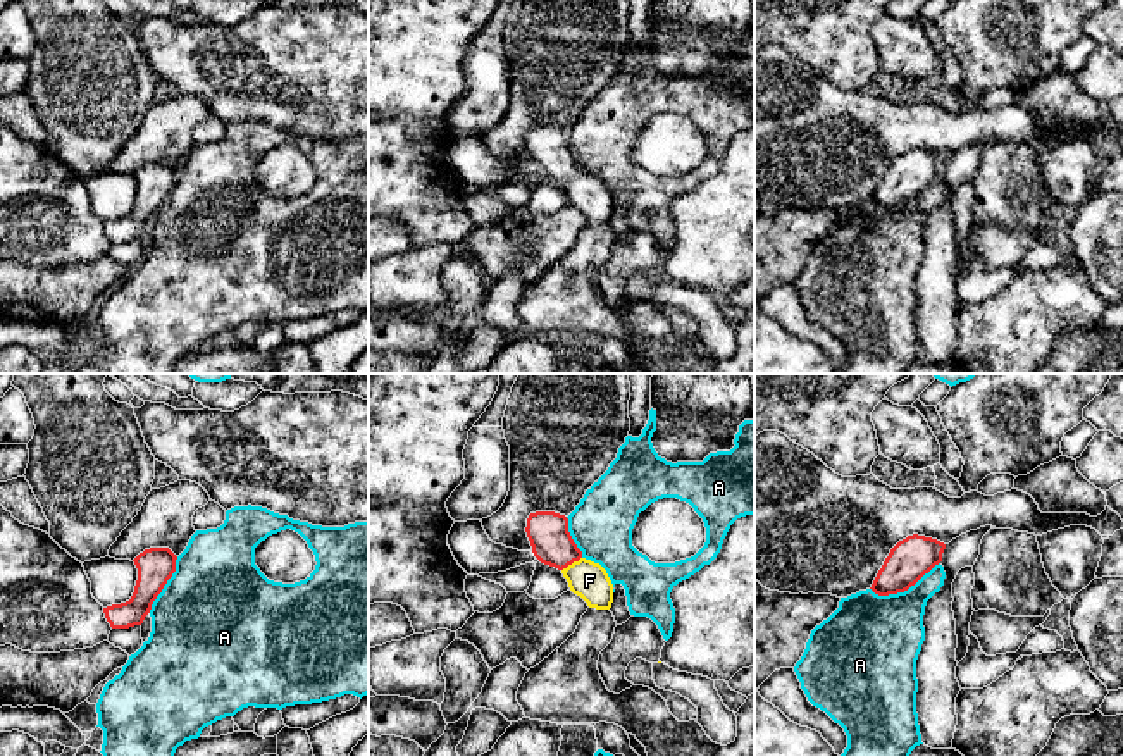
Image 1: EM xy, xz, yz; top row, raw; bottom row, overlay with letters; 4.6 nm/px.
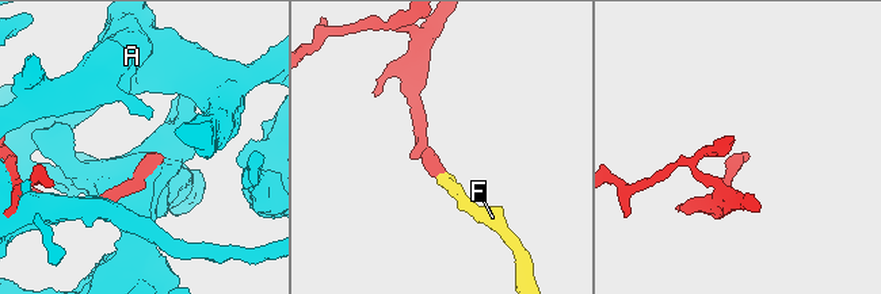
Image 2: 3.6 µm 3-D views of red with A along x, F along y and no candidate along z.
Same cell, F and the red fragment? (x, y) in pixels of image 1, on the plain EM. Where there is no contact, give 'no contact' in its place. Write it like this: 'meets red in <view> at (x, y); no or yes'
meets red in xz at (570, 178); yes

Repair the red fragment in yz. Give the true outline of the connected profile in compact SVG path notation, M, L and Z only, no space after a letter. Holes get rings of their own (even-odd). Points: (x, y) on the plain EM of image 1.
M908 150L890 164L870 203L878 210L908 205L942 176L944 164L937 153Z

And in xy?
M150 162L133 176L138 183L138 195L129 215L103 222L112 243L141 239L150 227L153 215L176 186L177 170L169 162Z

